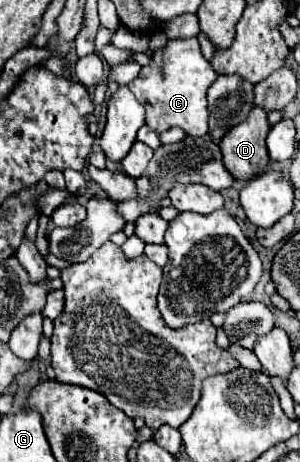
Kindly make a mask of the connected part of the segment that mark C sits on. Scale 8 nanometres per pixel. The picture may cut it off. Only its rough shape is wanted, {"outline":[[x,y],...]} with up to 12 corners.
{"outline":[[196,38],[168,40],[128,86],[162,134],[208,134],[216,72]]}

